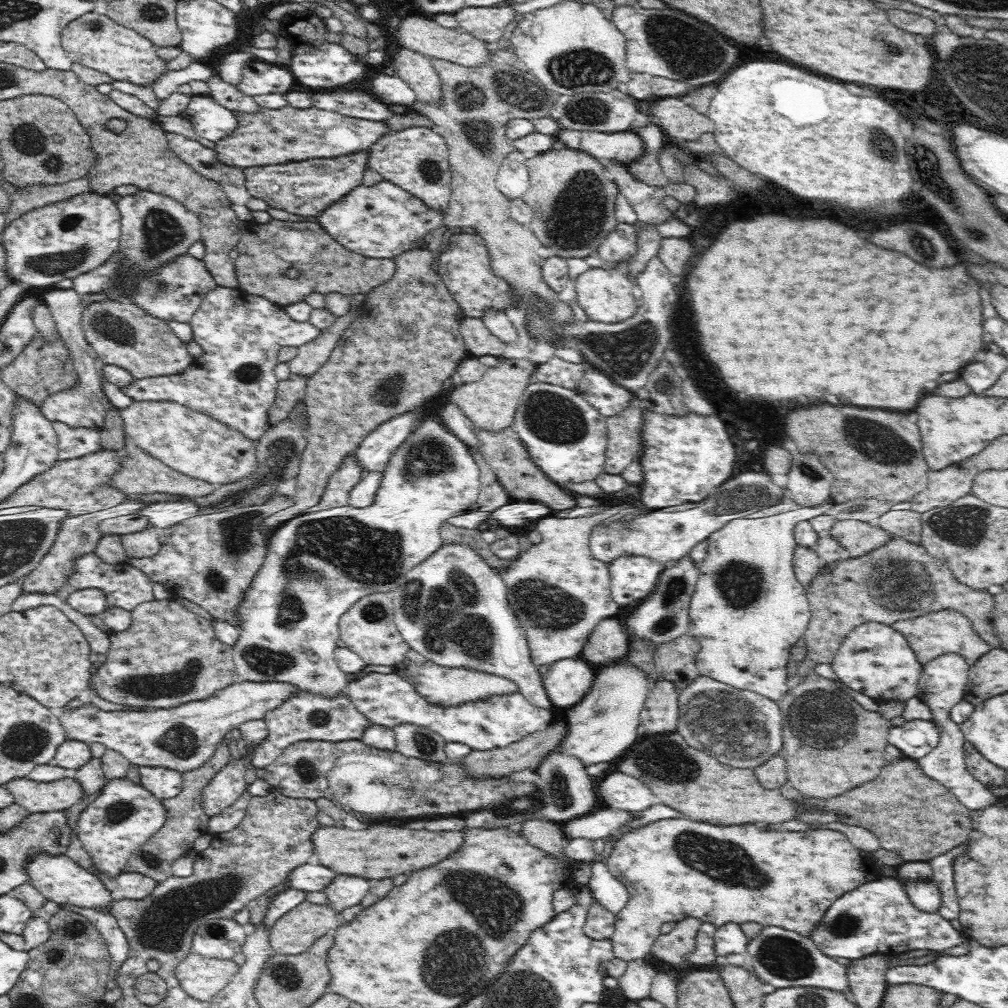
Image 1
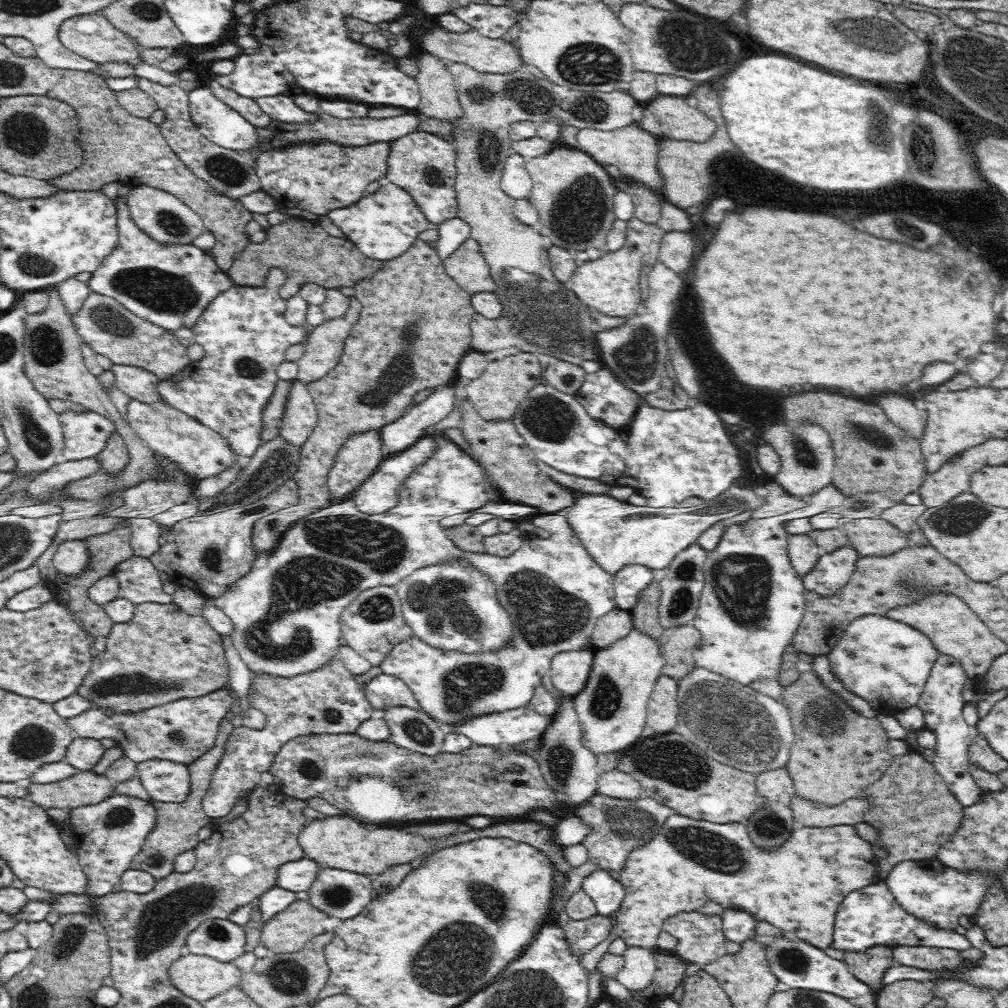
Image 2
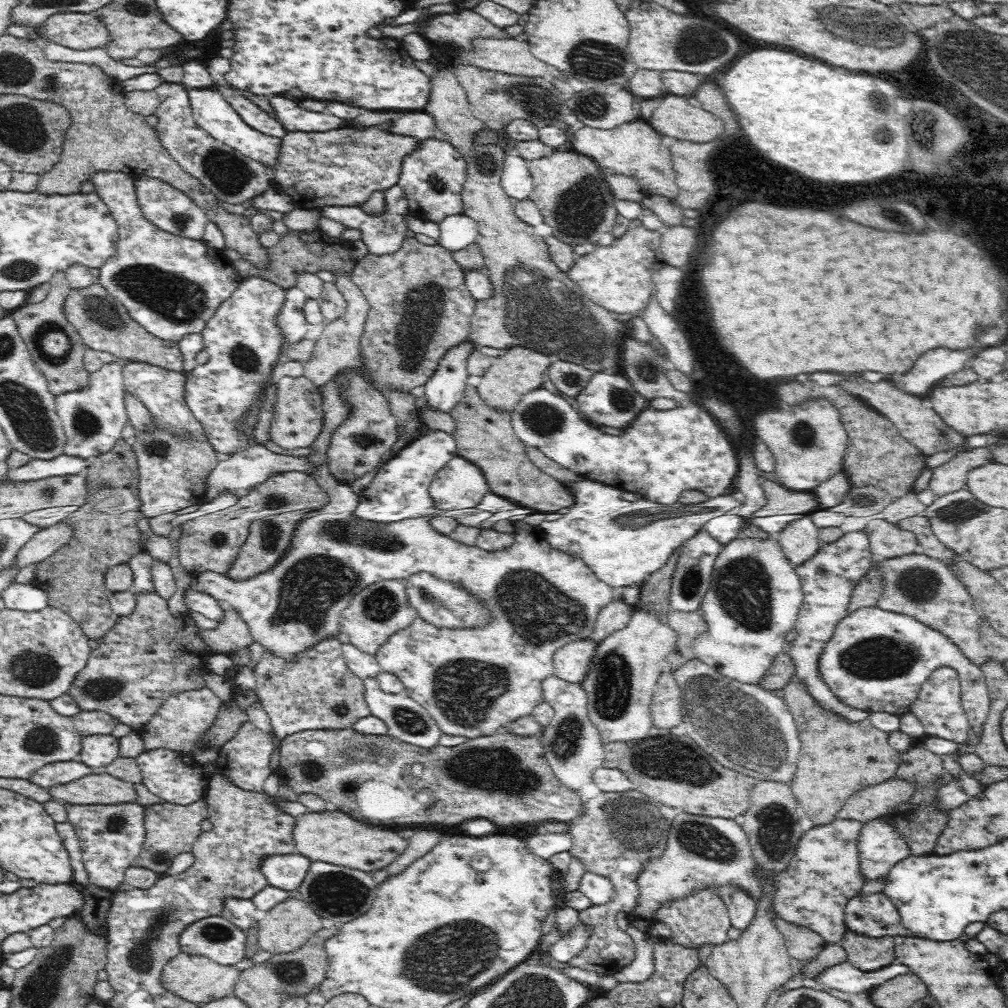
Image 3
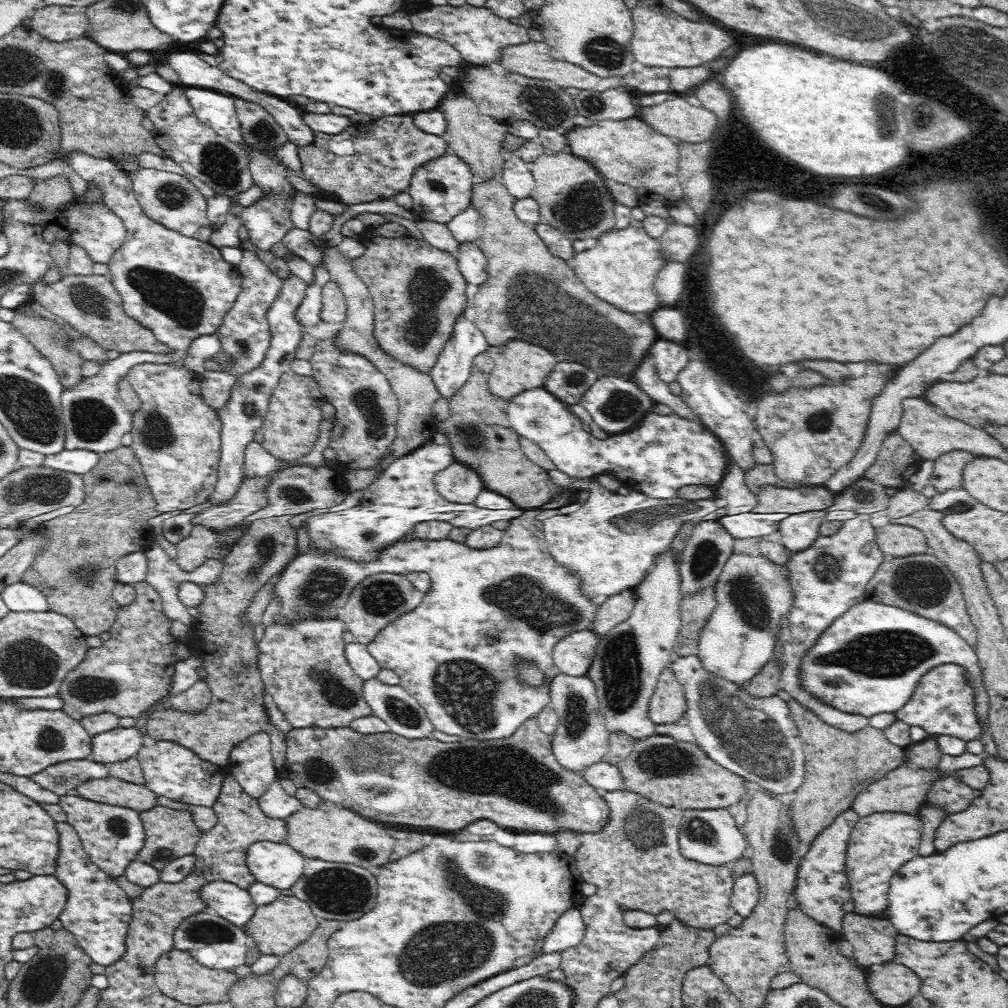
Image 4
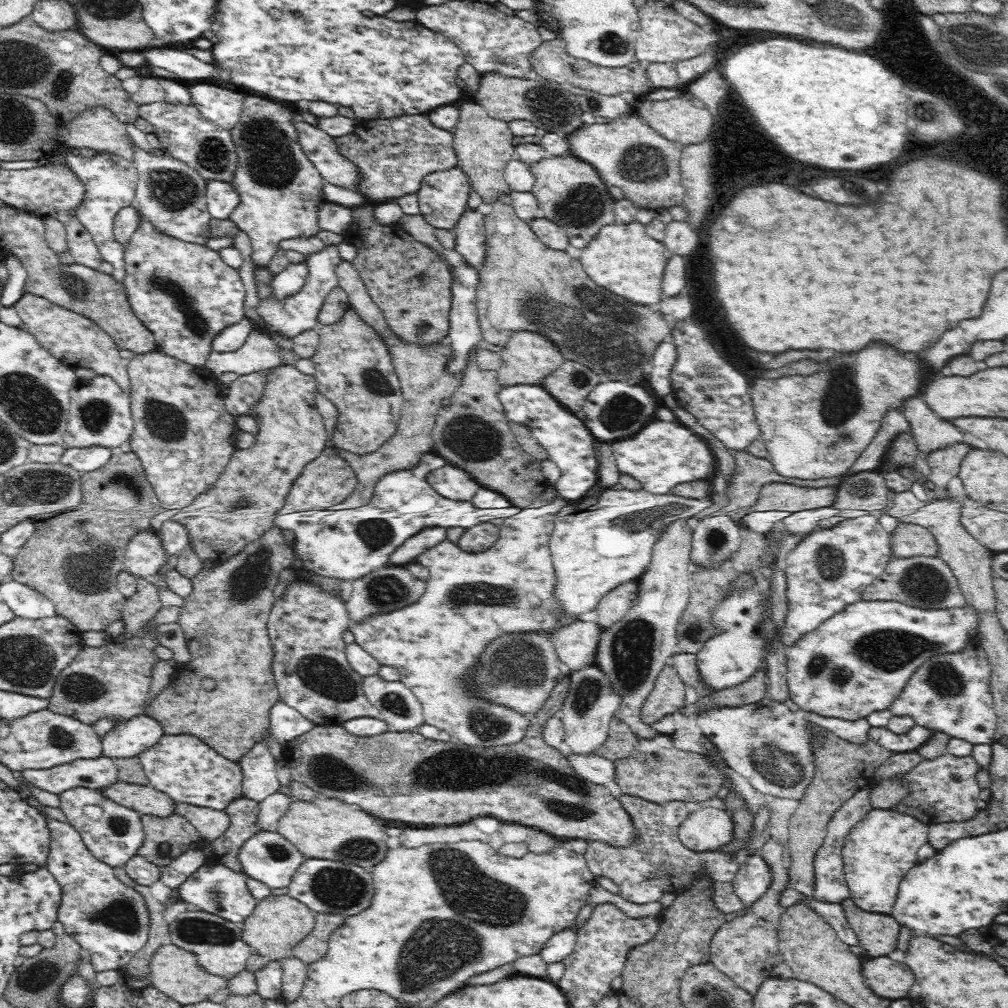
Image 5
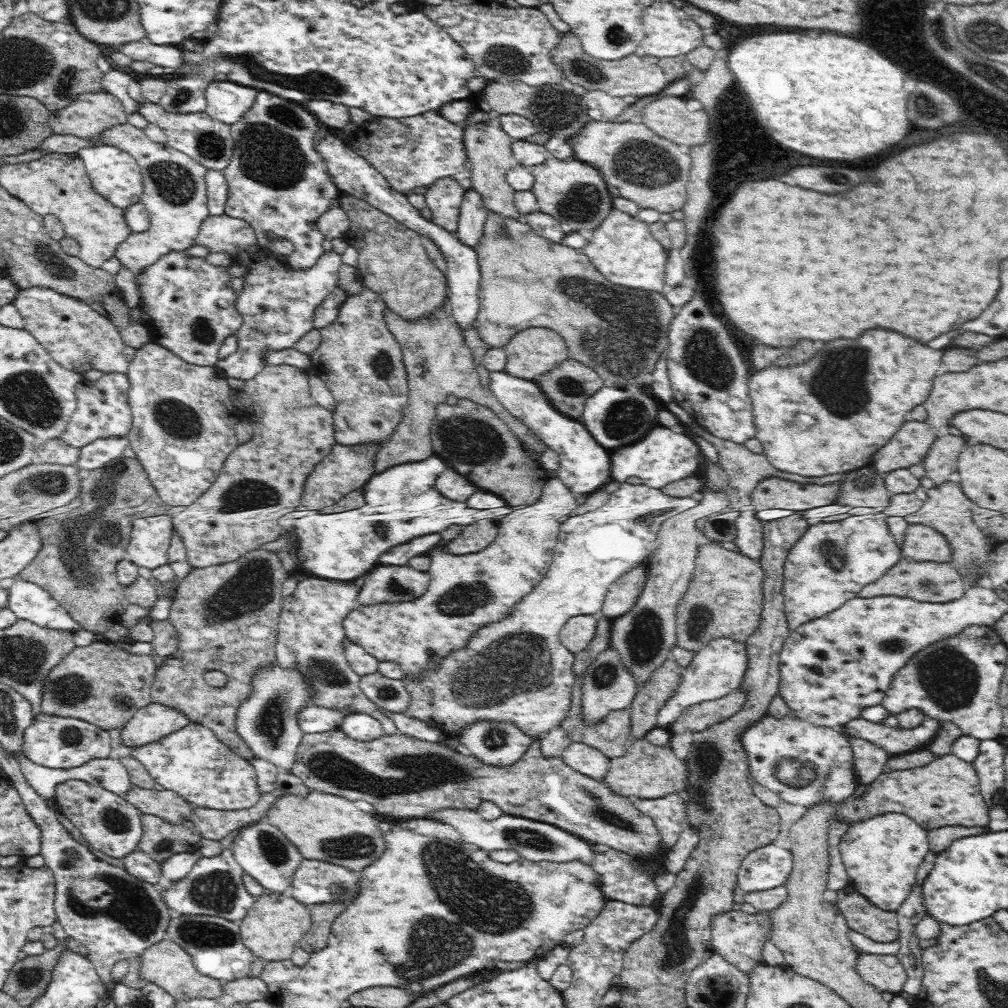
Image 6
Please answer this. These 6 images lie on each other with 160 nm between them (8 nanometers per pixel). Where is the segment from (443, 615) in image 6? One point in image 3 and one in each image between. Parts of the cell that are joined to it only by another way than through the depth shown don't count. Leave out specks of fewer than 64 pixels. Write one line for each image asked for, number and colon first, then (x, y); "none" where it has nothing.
3: (472, 685)
4: (490, 607)
5: (434, 645)

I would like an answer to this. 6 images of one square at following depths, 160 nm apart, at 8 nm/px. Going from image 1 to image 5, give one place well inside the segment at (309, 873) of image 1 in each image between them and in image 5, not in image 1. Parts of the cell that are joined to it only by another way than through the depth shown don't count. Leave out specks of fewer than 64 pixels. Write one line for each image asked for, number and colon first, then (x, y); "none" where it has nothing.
2: (298, 875)
3: (284, 871)
4: (276, 864)
5: (267, 856)

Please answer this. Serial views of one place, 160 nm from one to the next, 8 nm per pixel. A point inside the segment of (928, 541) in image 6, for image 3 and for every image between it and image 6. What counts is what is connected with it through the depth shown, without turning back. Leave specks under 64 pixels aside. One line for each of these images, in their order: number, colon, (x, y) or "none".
3: (886, 540)
4: (895, 540)
5: (908, 540)

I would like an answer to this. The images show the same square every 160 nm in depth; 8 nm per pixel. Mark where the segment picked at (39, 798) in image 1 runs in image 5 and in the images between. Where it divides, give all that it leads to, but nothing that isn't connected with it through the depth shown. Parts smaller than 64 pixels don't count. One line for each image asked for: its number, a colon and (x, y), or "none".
2: (86, 788)
3: (96, 789)
4: (112, 790)
5: (146, 800)

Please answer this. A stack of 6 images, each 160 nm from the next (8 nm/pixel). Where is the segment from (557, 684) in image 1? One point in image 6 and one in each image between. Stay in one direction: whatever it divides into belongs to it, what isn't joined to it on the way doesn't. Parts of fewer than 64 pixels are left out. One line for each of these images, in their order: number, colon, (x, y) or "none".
2: (570, 671)
3: (571, 663)
4: (573, 655)
5: (576, 642)
6: (578, 632)

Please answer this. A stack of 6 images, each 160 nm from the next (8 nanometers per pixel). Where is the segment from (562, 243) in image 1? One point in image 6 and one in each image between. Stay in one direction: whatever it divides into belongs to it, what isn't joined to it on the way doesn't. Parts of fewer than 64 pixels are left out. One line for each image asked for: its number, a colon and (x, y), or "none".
2: (573, 195)
3: (576, 203)
4: (572, 198)
5: (569, 192)
6: (572, 191)

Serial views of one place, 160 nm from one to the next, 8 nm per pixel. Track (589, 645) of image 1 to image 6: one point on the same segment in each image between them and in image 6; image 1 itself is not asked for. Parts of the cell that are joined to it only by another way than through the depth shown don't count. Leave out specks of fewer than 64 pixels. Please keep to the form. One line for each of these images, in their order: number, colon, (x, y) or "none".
2: (616, 624)
3: (616, 615)
4: (612, 610)
5: (612, 608)
6: (622, 596)

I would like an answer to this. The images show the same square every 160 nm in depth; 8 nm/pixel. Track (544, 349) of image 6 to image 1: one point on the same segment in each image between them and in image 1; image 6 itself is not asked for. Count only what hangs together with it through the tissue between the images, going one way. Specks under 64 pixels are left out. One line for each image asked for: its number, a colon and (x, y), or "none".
1: (490, 404)
2: (495, 394)
3: (510, 376)
4: (522, 365)
5: (528, 357)

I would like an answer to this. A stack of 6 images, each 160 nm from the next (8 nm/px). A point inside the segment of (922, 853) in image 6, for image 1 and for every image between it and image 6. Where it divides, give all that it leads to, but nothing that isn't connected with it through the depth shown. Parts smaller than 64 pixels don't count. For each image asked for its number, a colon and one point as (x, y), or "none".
1: (877, 917)
2: (871, 916)
3: (879, 847)
4: (879, 844)
5: (878, 852)

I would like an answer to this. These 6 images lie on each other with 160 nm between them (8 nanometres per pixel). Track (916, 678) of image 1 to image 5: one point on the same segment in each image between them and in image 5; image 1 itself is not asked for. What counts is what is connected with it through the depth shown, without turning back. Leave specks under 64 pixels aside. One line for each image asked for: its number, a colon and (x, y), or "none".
2: (883, 661)
3: (876, 661)
4: (869, 661)
5: (857, 662)

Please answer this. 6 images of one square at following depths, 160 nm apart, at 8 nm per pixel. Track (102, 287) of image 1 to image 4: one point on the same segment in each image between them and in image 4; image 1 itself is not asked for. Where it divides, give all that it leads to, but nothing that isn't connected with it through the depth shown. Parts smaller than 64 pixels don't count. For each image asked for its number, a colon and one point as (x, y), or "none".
2: (169, 285)
3: (171, 285)
4: (180, 288)

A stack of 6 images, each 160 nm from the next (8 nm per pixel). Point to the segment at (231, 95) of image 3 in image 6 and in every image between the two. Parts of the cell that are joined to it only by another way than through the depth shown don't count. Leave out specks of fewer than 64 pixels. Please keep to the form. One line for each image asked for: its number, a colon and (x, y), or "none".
4: (270, 219)
5: (280, 190)
6: (278, 183)

